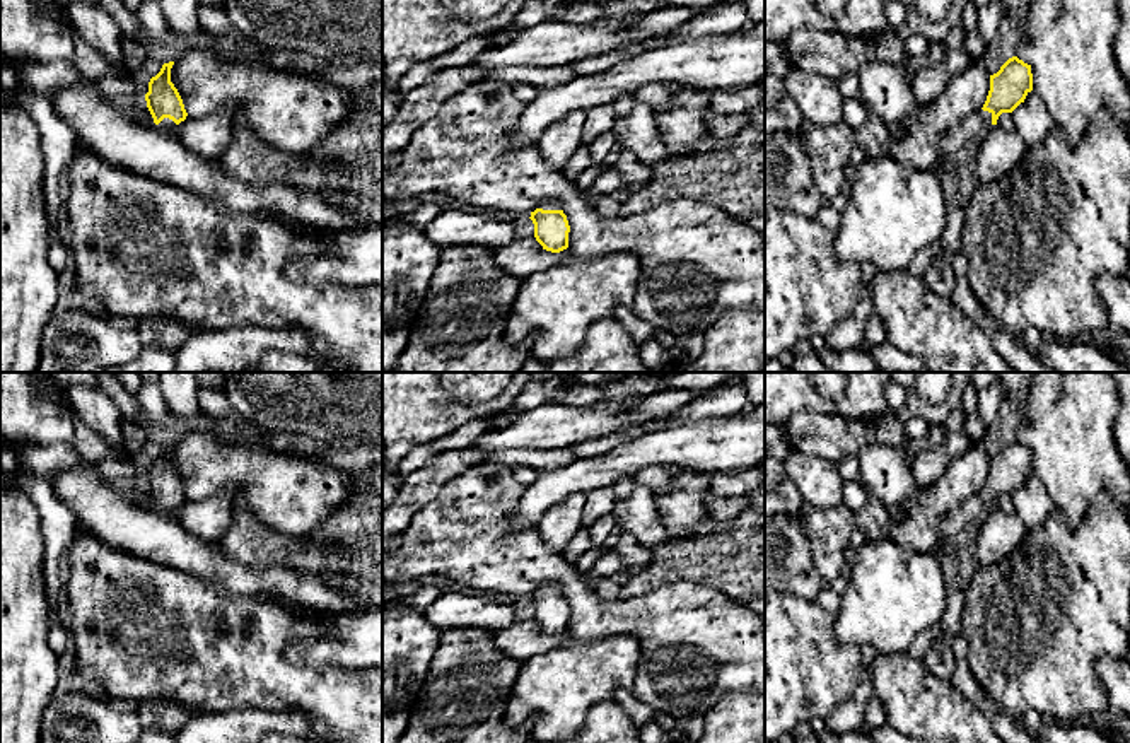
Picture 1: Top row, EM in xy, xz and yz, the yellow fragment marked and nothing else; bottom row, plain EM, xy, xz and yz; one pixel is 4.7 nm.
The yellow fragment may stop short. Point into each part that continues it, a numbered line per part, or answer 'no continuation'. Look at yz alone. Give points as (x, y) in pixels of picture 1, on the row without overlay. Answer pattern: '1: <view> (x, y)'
1: yz (972, 511)

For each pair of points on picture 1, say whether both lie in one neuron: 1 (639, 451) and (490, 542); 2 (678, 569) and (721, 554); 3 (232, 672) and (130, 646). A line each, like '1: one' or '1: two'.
1: two
2: one
3: one

